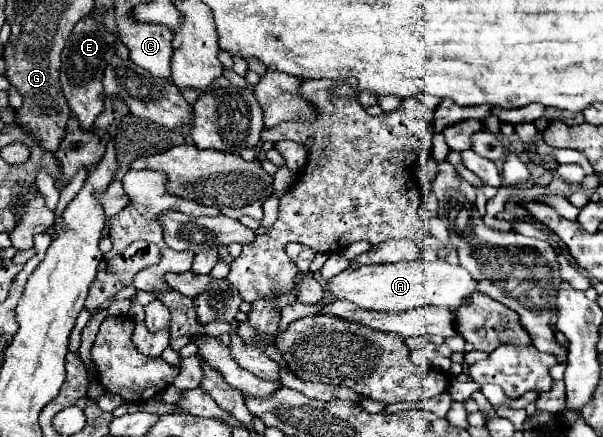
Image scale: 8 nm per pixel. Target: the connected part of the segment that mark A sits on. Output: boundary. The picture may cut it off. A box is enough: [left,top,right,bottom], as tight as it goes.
[327,259,477,311]

